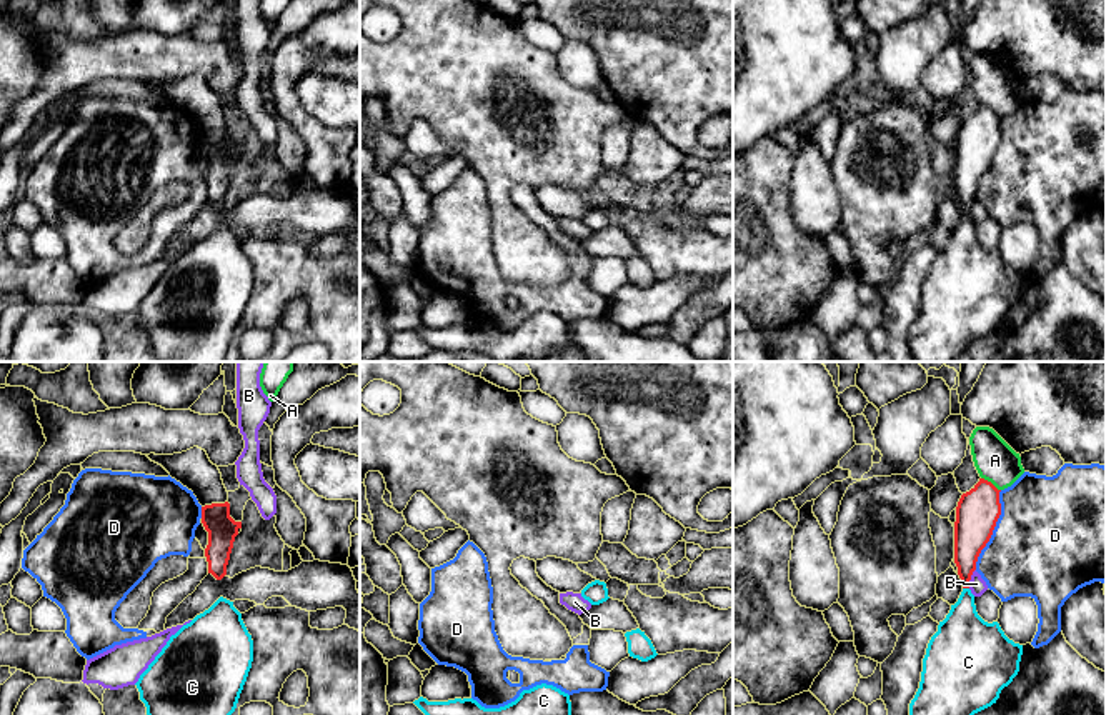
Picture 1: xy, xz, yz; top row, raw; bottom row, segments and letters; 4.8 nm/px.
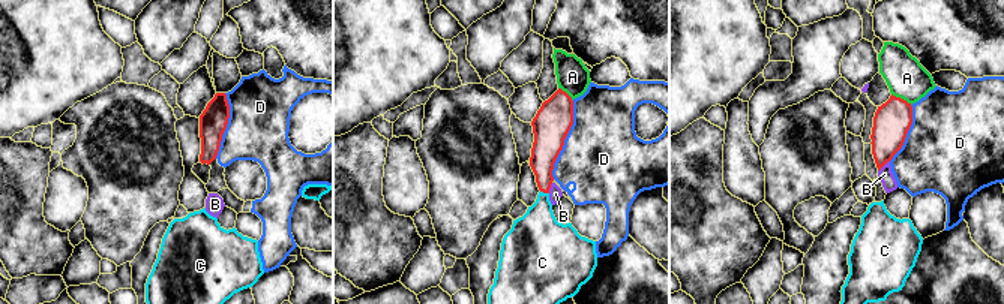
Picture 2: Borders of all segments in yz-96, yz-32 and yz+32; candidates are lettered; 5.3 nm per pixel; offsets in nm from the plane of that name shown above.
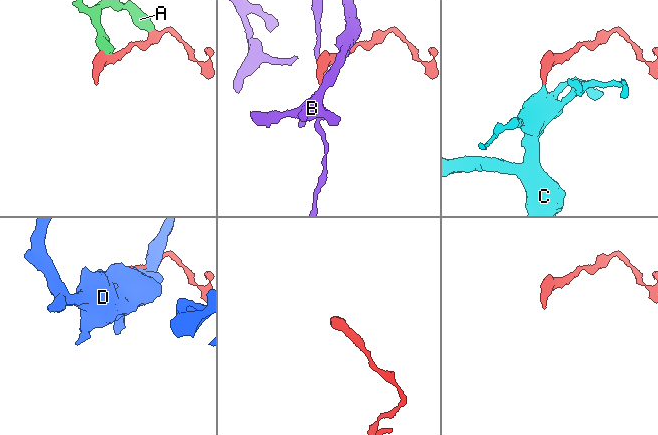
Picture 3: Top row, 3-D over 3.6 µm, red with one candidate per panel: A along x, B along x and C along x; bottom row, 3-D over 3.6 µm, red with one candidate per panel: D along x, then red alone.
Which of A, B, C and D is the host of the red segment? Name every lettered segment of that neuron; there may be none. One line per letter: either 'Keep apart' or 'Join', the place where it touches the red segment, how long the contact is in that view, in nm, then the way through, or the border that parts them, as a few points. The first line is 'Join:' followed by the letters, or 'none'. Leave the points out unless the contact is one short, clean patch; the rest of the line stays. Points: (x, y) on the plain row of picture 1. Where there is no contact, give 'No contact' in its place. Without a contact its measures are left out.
Join: C
A: Keep apart. Touches red at yz (990, 109). Shared border 120 nm
B: Keep apart. Touches red at yz (970, 205). Shared border 100 nm. Boundary: yz (975, 195), (968, 214)
C: Join. Touches red at yz (966, 214). Shared border 30 nm. Path across: yz (971, 162), (966, 175), (966, 214), (963, 265)
D: Keep apart. Touches red at yz (993, 155). Shared border 400 nm

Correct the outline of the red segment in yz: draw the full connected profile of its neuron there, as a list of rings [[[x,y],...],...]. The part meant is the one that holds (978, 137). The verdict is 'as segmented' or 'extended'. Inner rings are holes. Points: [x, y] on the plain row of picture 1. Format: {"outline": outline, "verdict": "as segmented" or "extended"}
{"outline": [[[979,108],[961,122],[954,148],[954,190],[963,218],[938,252],[923,285],[919,315],[909,330],[909,348],[918,362],[956,362],[978,338],[991,333],[1019,298],[1023,272],[1009,267],[998,248],[984,248],[974,232],[969,207],[981,177],[989,168],[1001,142],[999,118],[991,108]]], "verdict": "extended"}

